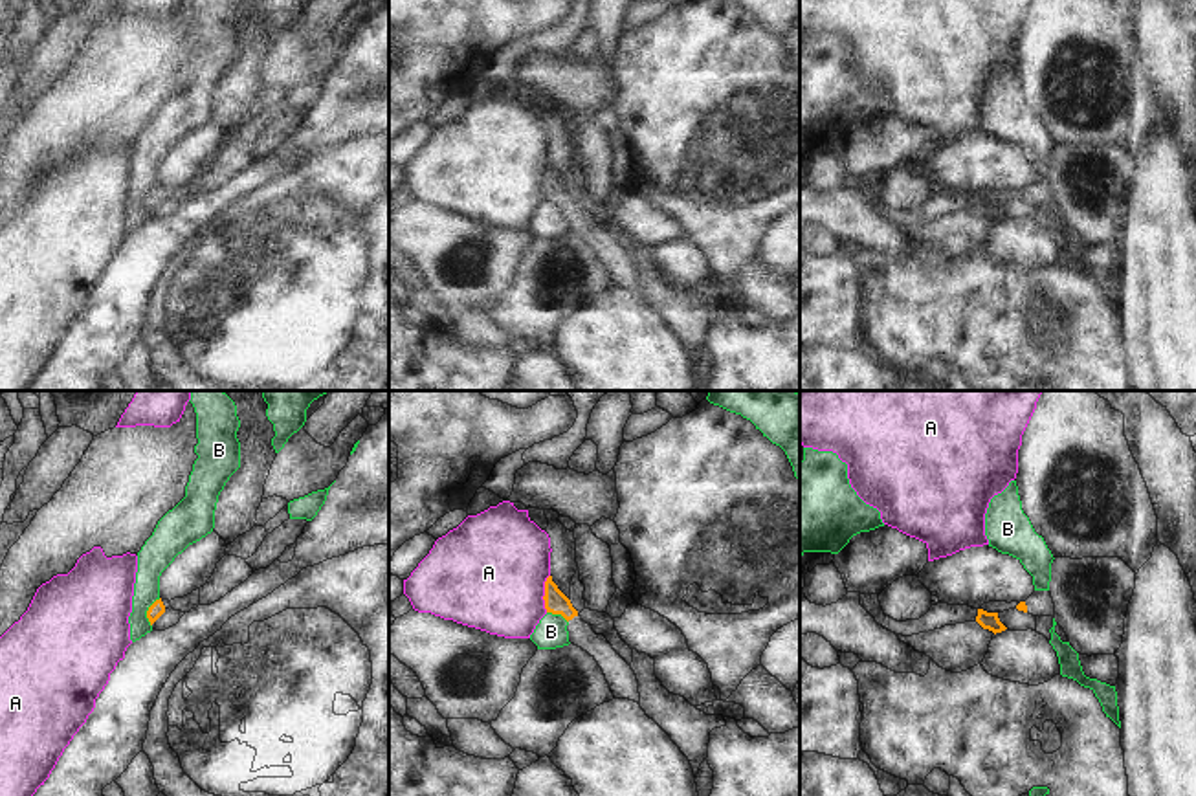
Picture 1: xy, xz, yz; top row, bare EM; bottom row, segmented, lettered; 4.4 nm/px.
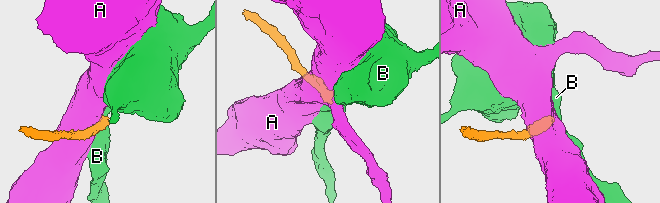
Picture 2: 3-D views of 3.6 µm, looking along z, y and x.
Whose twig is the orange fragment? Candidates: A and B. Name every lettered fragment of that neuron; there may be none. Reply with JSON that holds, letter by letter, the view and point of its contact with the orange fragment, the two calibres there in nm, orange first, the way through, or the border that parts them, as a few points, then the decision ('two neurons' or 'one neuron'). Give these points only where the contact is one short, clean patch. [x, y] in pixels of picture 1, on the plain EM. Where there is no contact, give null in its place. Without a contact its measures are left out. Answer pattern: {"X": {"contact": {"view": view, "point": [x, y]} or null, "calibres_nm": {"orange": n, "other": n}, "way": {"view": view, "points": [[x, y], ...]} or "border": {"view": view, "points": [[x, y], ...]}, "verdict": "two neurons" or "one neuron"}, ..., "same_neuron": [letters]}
{"A": {"contact": {"view": "xz", "point": [545, 182]}, "calibres_nm": {"orange": 100, "other": 480}, "verdict": "two neurons"}, "B": {"contact": {"view": "xy", "point": [147, 200]}, "calibres_nm": {"orange": 70, "other": 140}, "border": {"view": "xy", "points": [[160, 187], [147, 200], [151, 215]]}, "verdict": "two neurons"}, "same_neuron": []}

